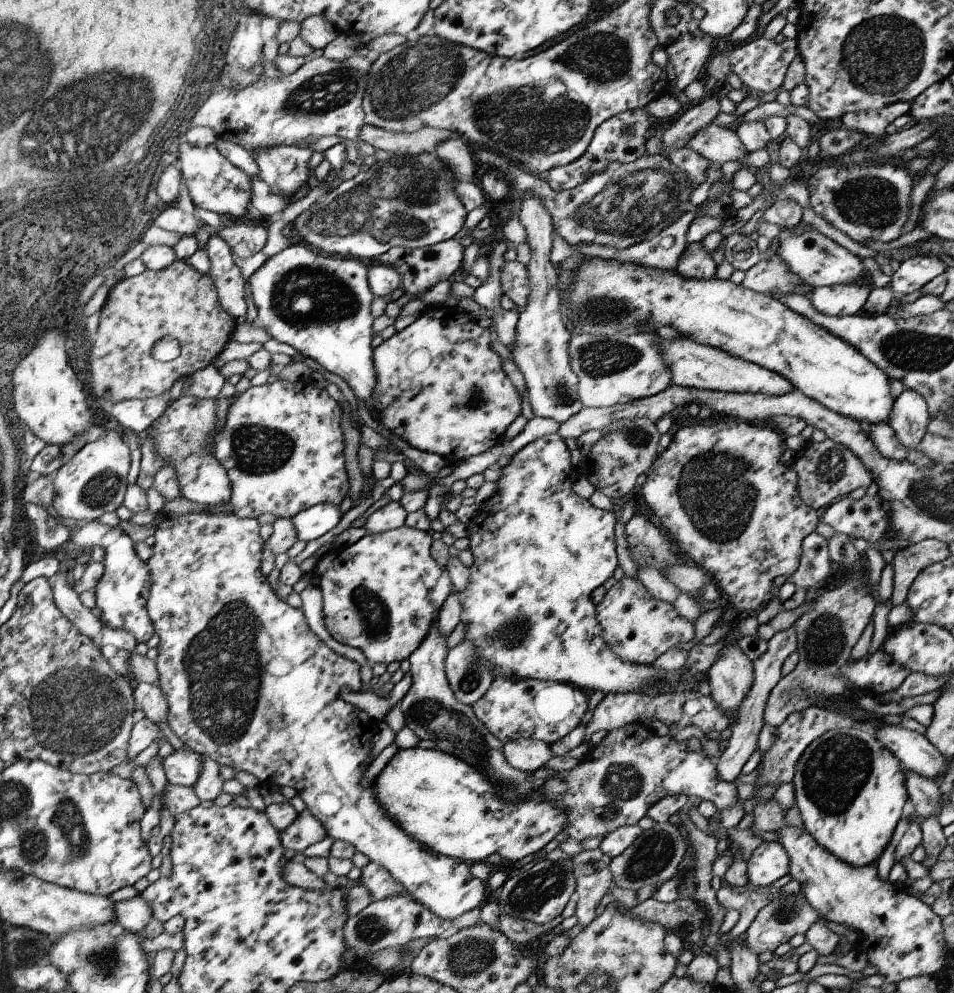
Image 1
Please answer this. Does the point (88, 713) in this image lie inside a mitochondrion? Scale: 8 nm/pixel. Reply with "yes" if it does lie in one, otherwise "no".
yes

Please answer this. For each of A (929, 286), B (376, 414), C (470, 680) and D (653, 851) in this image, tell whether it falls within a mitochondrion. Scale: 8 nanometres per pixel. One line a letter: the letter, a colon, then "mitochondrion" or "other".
A: other
B: other
C: mitochondrion
D: mitochondrion

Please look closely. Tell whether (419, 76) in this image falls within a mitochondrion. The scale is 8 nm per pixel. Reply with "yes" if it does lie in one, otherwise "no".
yes

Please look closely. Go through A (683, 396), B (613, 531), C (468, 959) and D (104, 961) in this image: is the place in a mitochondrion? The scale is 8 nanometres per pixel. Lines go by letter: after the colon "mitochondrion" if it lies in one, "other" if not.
A: other
B: other
C: mitochondrion
D: mitochondrion

